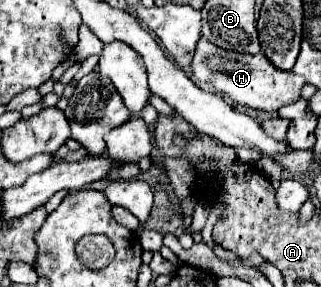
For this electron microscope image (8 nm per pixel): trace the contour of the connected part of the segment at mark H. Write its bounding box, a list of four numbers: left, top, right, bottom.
[191,37,305,111]

